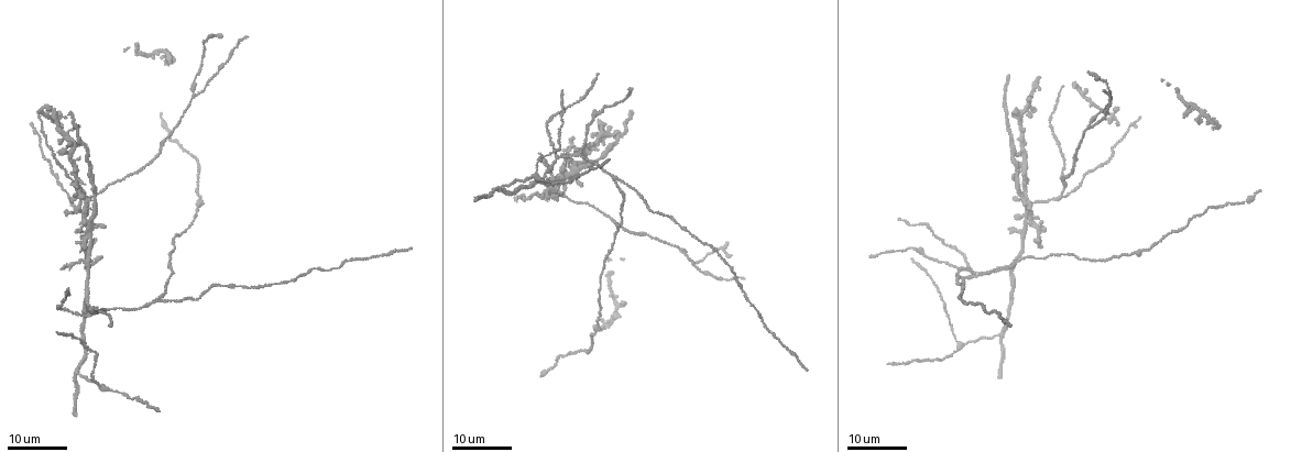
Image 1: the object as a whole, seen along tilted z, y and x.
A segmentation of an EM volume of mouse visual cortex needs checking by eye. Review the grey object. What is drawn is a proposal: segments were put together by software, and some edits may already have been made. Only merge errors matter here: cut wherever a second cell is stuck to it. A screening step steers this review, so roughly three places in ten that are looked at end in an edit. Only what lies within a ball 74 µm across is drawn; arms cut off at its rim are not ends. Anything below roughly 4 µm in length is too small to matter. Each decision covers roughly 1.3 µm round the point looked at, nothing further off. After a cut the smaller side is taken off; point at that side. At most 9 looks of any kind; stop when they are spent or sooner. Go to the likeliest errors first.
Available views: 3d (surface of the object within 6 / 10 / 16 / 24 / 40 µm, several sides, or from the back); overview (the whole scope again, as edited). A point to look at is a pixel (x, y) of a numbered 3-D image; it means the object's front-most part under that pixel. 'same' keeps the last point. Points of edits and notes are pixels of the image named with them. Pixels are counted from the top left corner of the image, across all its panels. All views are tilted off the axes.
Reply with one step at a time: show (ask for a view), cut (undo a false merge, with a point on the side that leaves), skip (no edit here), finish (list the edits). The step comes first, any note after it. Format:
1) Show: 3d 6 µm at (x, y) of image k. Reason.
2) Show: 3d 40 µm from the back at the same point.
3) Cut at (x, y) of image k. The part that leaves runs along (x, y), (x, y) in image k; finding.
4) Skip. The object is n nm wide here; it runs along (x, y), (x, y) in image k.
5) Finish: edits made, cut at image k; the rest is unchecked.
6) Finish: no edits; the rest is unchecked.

Show: 3d 24 µm at (682, 251) of image 1. Branch point.

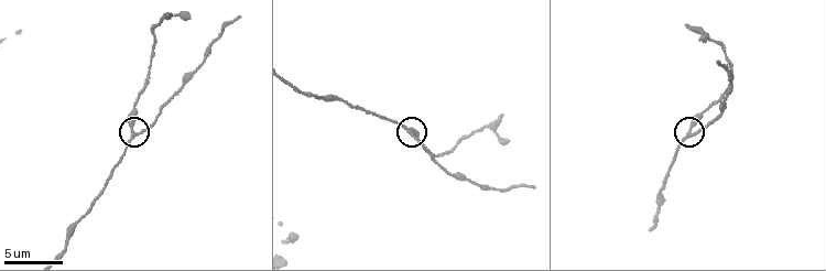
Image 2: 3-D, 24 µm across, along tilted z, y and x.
Show: 3d 6 µm at (412, 132) of image 2.

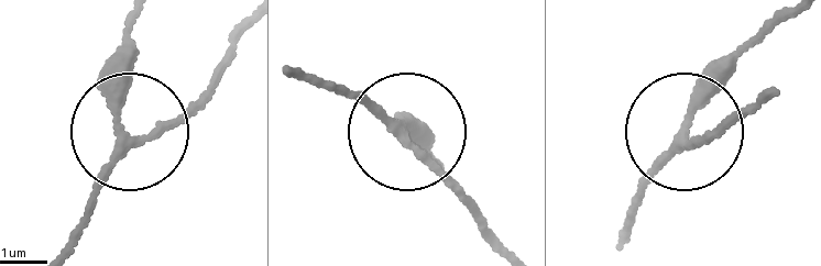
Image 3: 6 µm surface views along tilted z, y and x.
Skip. The side arm is 16 µm long; it runs along (66, 243), (116, 150), (229, 65) in image 3; continuous, no second cell.

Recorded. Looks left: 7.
Show: 3d 24 µm at (614, 181) of image 1. Small branch off a trunk.

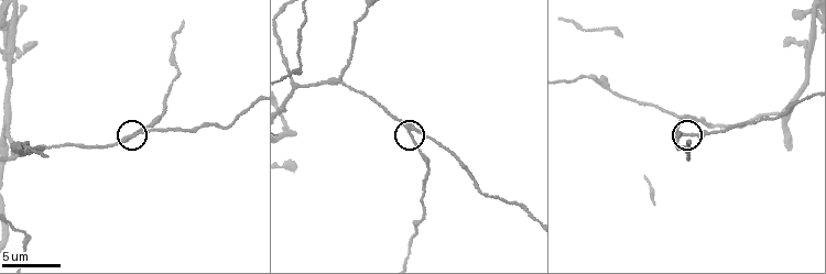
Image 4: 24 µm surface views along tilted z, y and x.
Show: 3d 10 µm at (686, 133) of image 4. Zoom in.

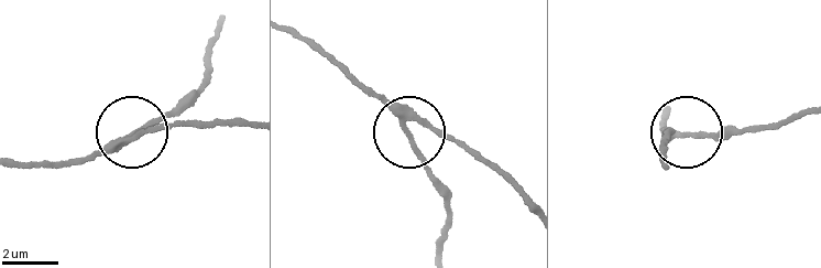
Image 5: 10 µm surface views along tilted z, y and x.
Show: 3d 6 µm at (686, 136) of image 5. Closer look.

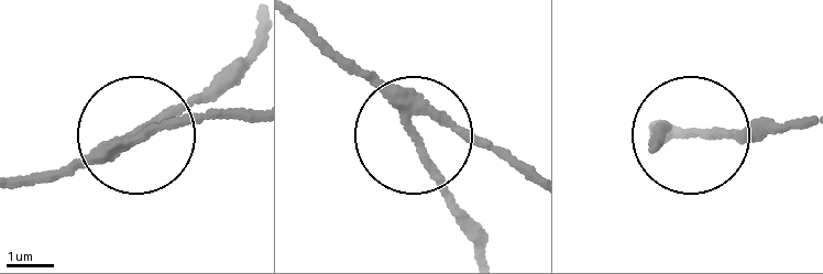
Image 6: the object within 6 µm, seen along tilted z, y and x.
Skip. 3 arms meet here; one cell here.

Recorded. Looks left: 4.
Show: 3d 24 µm at (563, 197) of image 1.

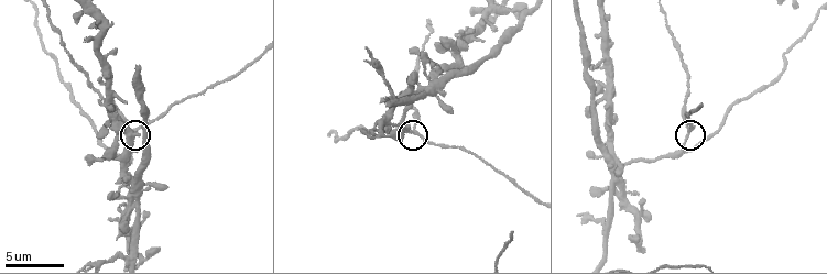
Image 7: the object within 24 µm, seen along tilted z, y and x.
Show: 3d 10 µm at (416, 132) of image 7. Zoom in.

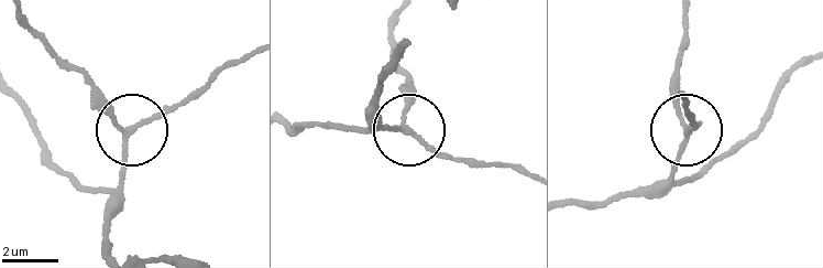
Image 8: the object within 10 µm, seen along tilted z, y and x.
Skip. The side arm is 34 µm long; it runs along (109, 250), (129, 129), (90, 86) in image 8; one cell here.

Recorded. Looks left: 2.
Show: 3d 10 µm at (335, 81) of image 4. Three-way junction.

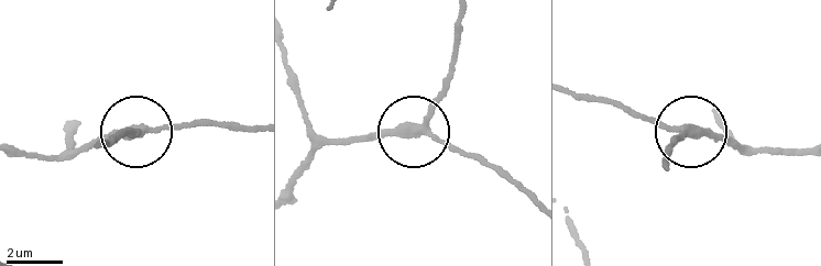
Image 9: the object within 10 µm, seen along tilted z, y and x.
Skip. It runs along (521, 186), (416, 129), (450, 79) in image 9; continuous, no second cell.

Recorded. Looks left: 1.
Finish: no edits; the rest is unchecked.

